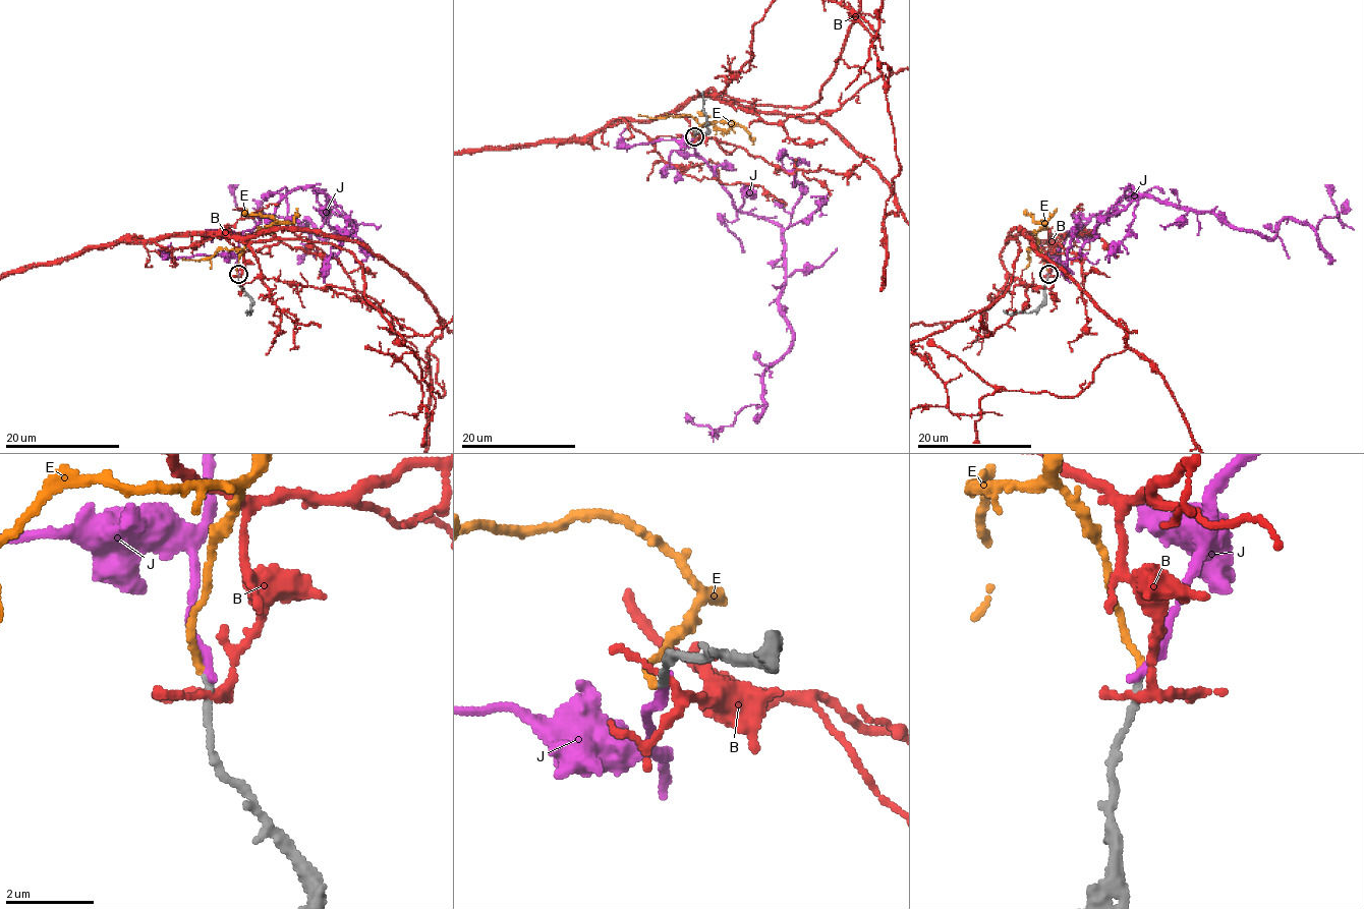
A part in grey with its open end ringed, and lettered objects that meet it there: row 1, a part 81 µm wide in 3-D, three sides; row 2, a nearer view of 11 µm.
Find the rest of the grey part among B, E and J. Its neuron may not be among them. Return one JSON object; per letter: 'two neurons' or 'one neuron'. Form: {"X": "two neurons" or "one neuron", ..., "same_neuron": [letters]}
{"B": "two neurons", "E": "one neuron", "J": "two neurons", "same_neuron": ["E"]}

